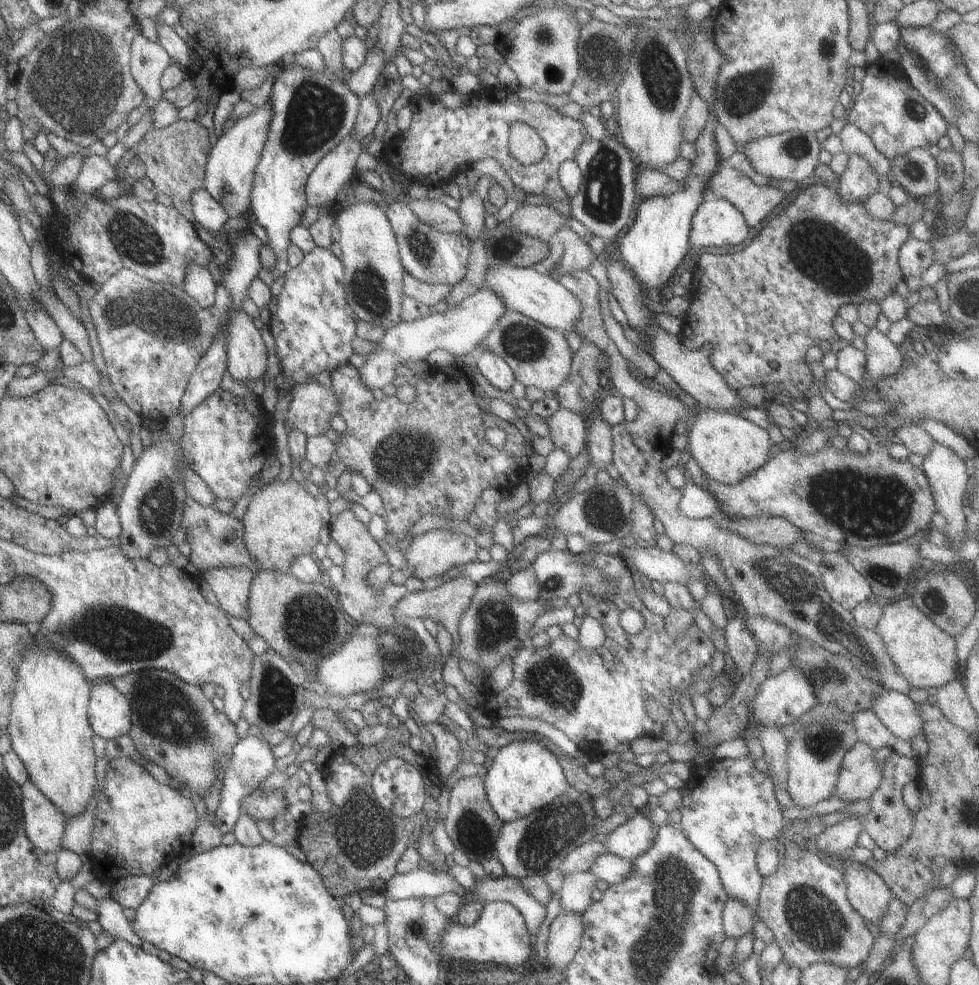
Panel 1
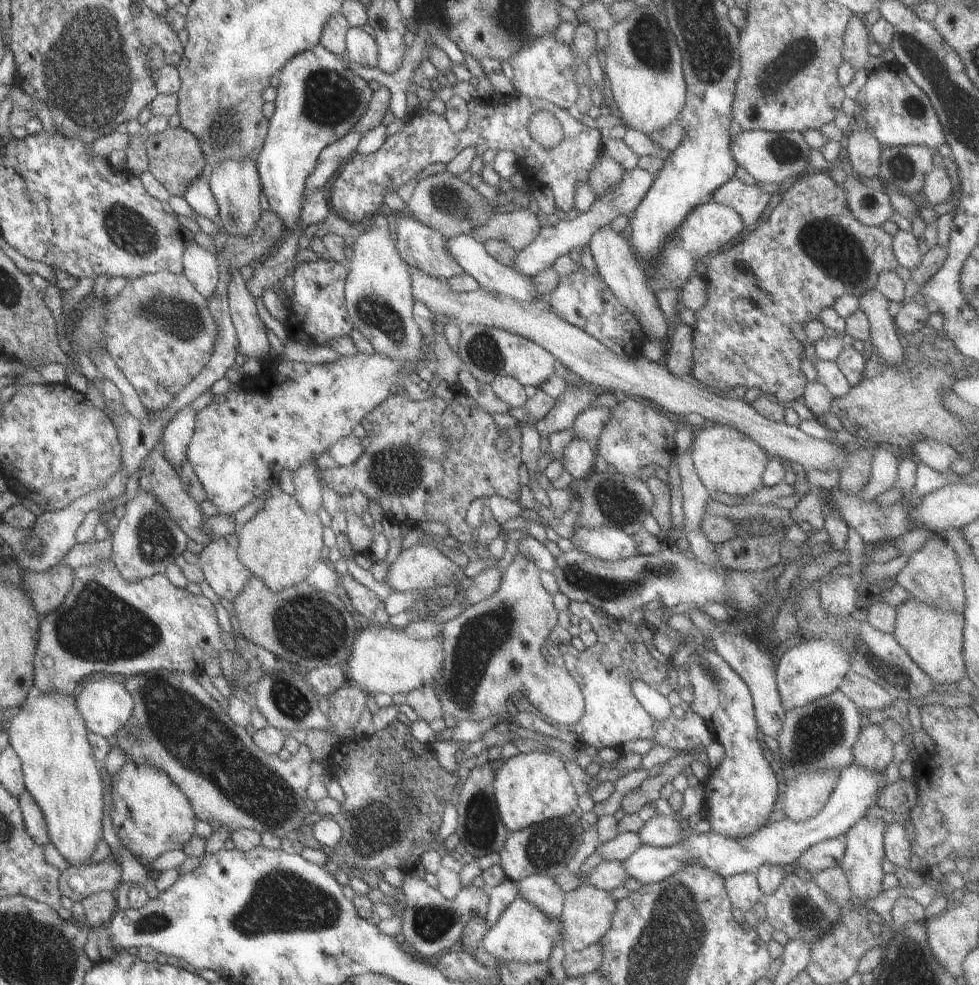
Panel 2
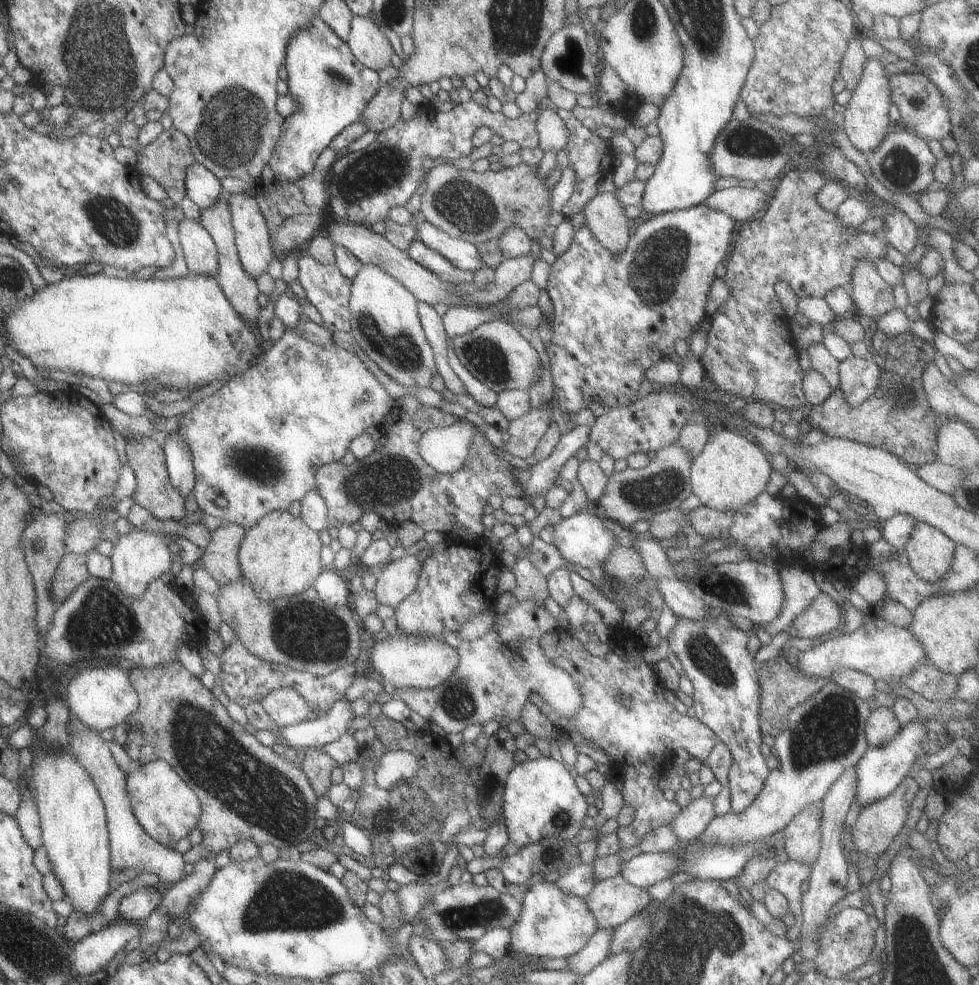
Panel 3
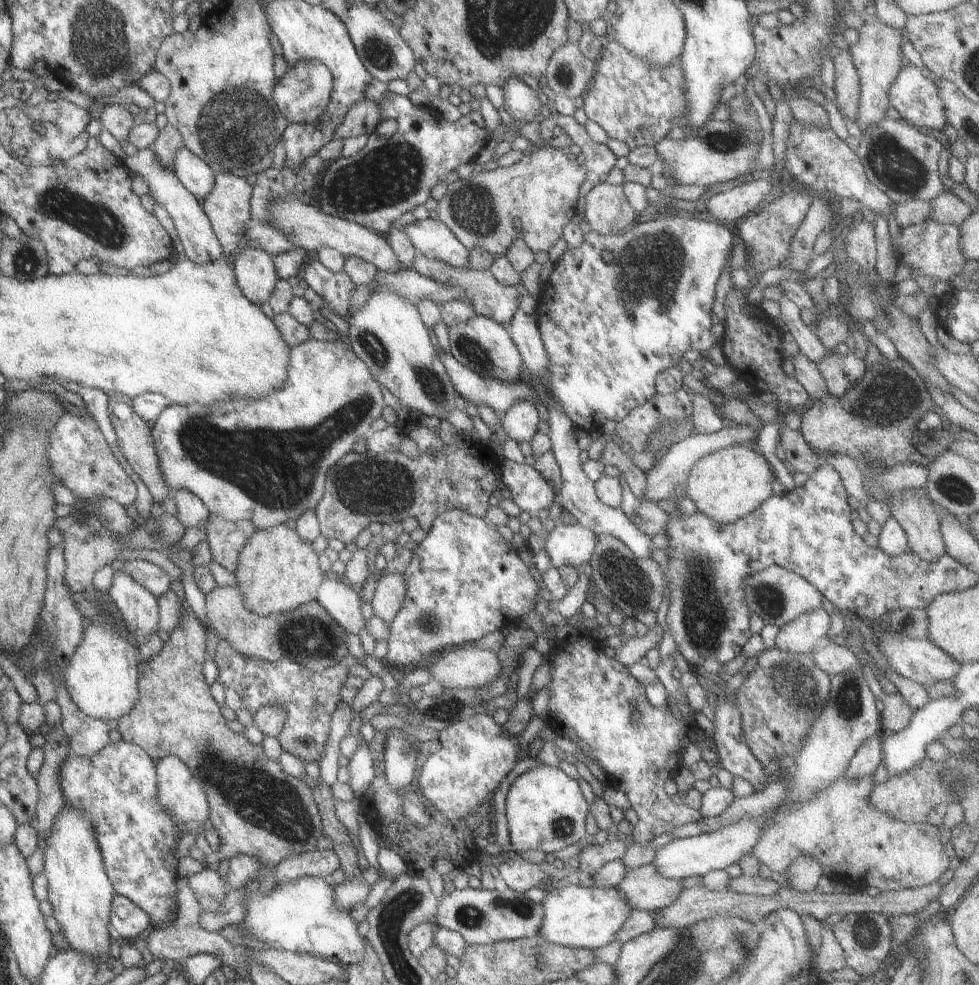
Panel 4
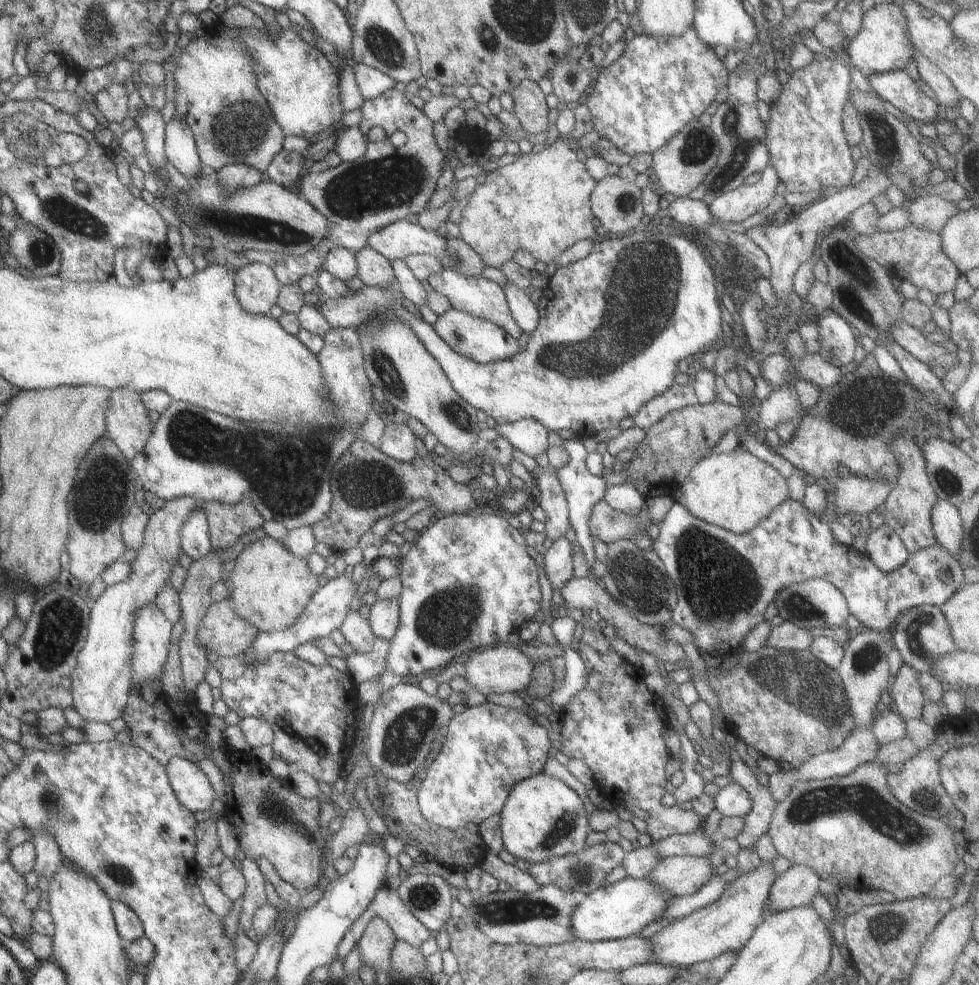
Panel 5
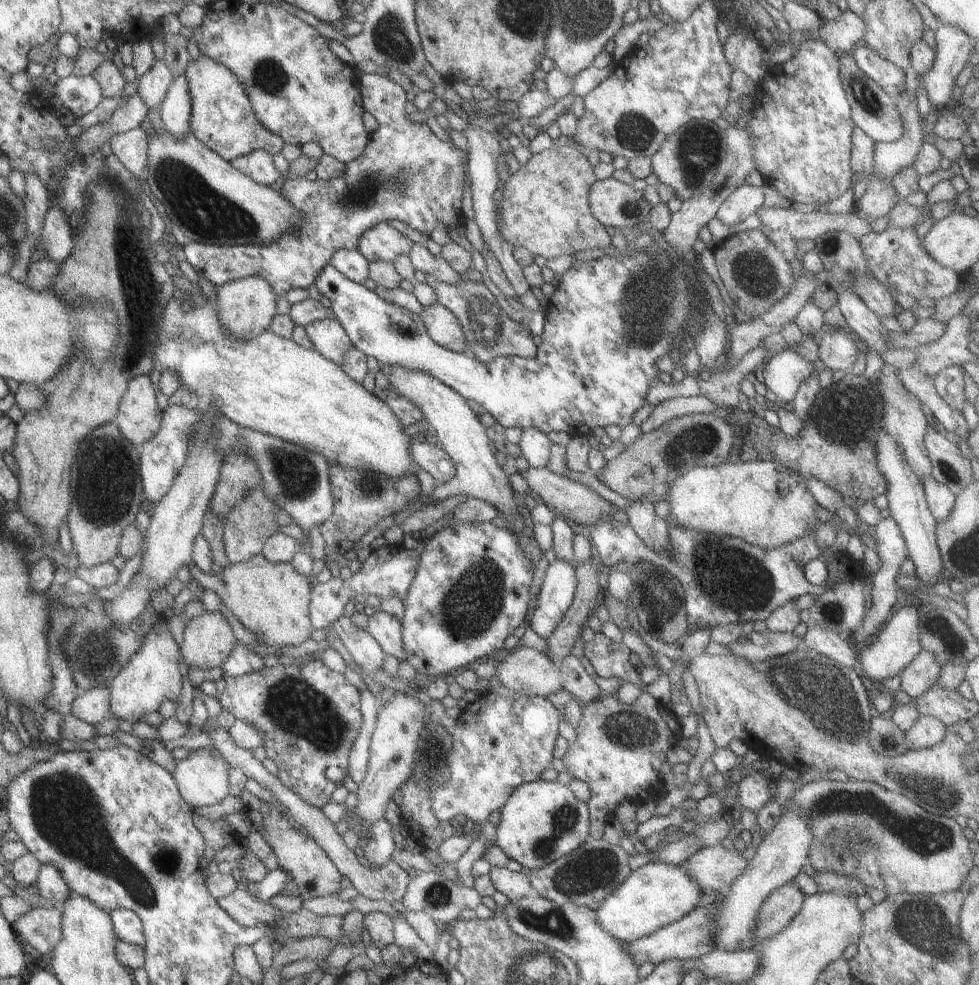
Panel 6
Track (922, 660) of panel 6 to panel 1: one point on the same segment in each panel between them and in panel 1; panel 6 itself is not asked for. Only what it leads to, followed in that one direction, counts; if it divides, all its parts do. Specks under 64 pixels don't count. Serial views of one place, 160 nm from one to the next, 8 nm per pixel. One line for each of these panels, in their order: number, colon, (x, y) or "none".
1: (859, 775)
2: (872, 749)
3: (880, 726)
4: (895, 714)
5: (907, 698)

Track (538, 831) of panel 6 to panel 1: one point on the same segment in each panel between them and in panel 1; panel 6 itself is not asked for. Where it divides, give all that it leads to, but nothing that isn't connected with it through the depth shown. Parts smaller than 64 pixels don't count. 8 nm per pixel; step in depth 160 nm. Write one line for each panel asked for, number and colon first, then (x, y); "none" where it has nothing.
1: (523, 776)
2: (531, 787)
3: (540, 799)
4: (544, 809)
5: (541, 818)

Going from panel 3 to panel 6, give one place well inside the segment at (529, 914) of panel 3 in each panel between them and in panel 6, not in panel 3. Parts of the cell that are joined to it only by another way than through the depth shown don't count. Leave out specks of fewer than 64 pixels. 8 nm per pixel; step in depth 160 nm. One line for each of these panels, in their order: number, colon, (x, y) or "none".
4: (586, 918)
5: (613, 911)
6: (654, 895)

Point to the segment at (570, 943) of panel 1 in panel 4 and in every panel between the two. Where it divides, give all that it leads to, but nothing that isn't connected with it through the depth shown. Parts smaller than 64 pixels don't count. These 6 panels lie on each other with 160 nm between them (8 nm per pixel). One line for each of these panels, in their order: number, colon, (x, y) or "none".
2: (586, 913)
3: (611, 901)
4: (643, 888)

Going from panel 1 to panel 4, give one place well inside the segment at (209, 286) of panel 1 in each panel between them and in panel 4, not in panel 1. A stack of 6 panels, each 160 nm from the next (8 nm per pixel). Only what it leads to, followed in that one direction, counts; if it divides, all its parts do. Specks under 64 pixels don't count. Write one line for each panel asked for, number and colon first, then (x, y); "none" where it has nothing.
2: (200, 267)
3: (197, 248)
4: (200, 245)

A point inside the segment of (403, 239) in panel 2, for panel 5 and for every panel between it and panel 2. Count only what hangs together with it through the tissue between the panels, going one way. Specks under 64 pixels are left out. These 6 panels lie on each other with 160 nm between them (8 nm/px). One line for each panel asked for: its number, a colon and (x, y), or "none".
3: (430, 260)
4: (490, 298)
5: (479, 297)

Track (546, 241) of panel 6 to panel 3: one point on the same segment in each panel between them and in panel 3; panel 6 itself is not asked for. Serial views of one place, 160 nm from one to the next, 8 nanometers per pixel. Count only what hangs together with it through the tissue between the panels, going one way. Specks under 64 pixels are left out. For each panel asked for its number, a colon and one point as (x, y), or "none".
3: (476, 207)
4: (532, 199)
5: (539, 202)

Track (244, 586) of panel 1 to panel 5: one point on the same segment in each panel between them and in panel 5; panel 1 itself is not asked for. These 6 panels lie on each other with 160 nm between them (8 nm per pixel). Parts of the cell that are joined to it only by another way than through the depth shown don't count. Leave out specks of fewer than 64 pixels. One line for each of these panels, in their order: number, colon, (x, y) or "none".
2: (224, 574)
3: (218, 557)
4: (225, 539)
5: (226, 523)

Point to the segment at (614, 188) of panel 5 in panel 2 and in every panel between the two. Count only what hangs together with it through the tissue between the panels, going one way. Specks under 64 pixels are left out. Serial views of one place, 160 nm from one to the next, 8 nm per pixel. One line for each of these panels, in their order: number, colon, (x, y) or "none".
2: (616, 264)
3: (604, 217)
4: (606, 210)

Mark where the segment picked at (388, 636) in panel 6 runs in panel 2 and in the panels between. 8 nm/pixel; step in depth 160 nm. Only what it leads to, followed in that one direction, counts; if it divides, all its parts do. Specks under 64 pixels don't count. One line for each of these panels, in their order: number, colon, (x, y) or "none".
2: (421, 566)
3: (394, 581)
4: (389, 592)
5: (383, 615)

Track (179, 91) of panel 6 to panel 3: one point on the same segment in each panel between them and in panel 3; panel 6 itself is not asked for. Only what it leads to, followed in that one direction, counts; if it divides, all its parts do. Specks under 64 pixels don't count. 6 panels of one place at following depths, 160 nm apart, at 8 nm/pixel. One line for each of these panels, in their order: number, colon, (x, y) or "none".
3: (202, 187)
4: (191, 171)
5: (178, 143)

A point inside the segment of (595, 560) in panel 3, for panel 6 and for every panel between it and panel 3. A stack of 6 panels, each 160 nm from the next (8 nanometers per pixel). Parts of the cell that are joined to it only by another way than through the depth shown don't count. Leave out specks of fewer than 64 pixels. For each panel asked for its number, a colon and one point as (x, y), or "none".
4: (565, 544)
5: (557, 560)
6: (557, 589)

